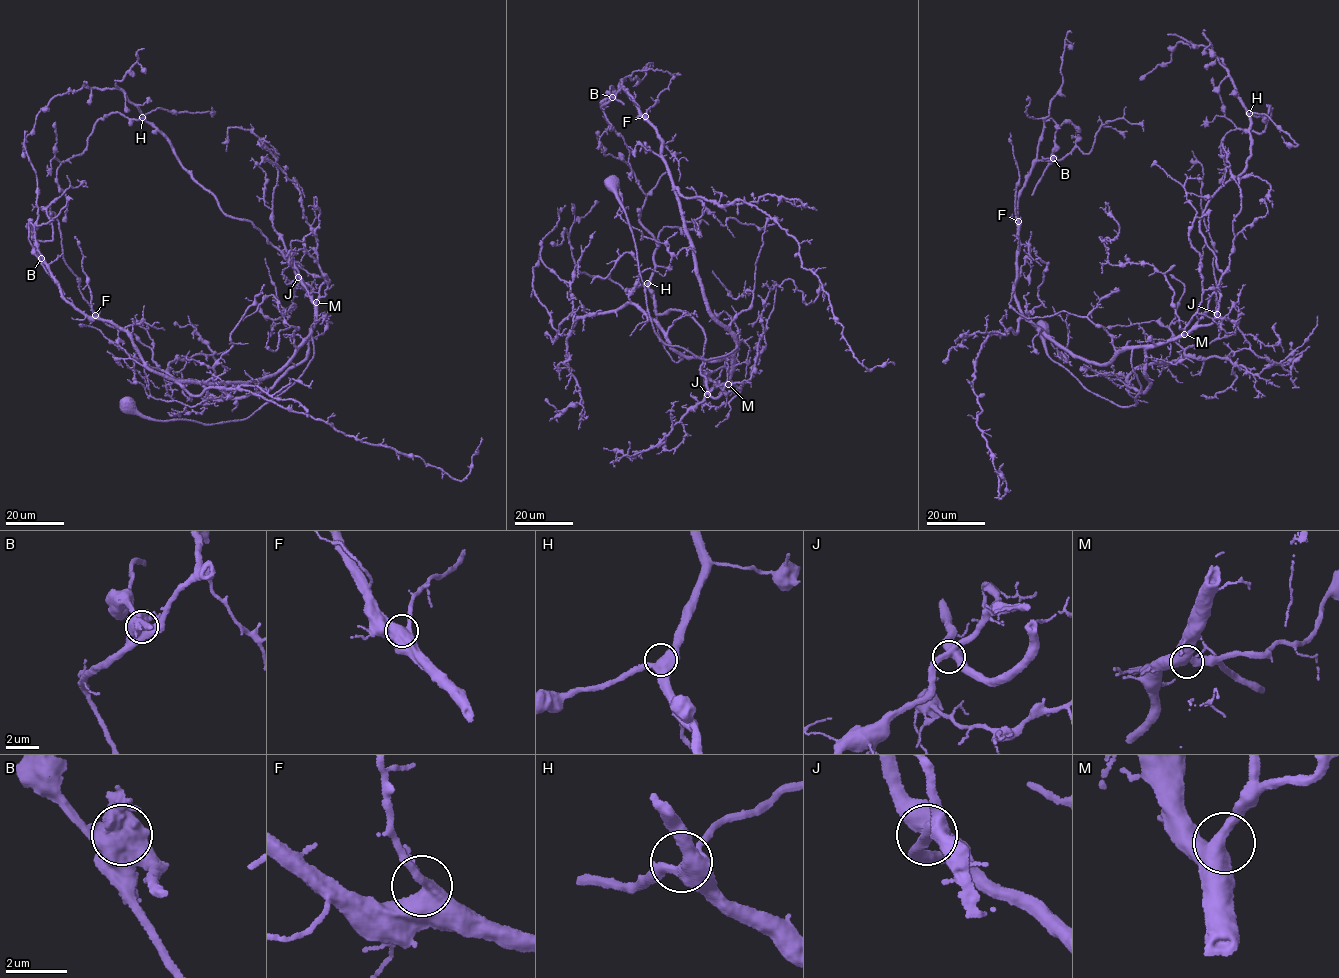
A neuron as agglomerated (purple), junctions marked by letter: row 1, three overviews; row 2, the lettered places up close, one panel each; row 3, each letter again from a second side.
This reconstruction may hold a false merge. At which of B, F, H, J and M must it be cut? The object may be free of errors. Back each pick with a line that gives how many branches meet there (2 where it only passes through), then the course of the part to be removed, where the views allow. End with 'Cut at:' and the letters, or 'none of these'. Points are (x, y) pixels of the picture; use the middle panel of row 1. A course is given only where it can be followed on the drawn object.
B: 4 branches meet; foreign part runs (611, 98), (610, 87), (613, 86), (612, 94), (600, 104)
Cut at: B

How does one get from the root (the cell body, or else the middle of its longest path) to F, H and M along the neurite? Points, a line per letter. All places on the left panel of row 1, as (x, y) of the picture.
F: (129, 405), (161, 421), (246, 418), (297, 380), (313, 339), (271, 376), (177, 383), (95, 315)
H: (129, 405), (161, 421), (246, 418), (303, 373), (317, 316), (285, 250), (225, 214), (142, 117)
M: (129, 405), (161, 421), (209, 424), (246, 418), (308, 366), (316, 302)

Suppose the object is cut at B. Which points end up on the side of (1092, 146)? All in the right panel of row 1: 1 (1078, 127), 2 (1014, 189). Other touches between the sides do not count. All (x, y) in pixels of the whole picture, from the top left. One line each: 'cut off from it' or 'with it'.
1: cut off from it
2: with it

